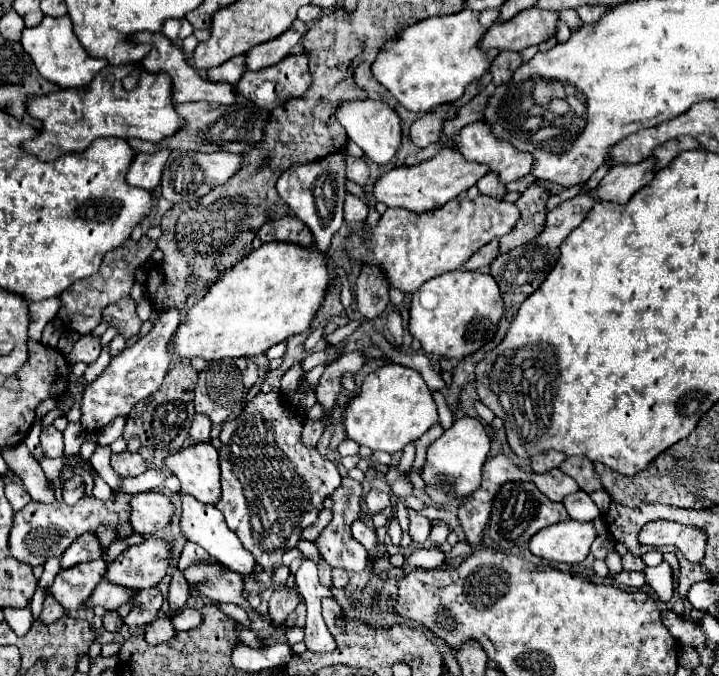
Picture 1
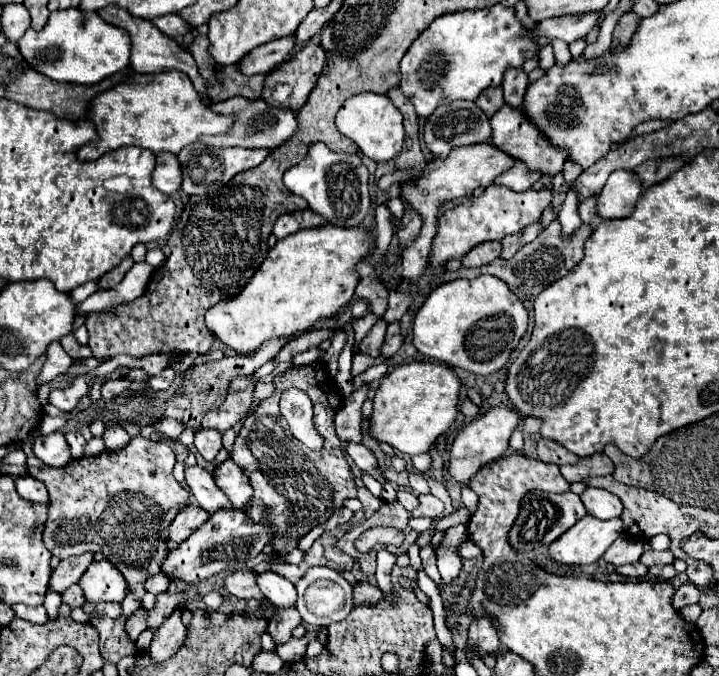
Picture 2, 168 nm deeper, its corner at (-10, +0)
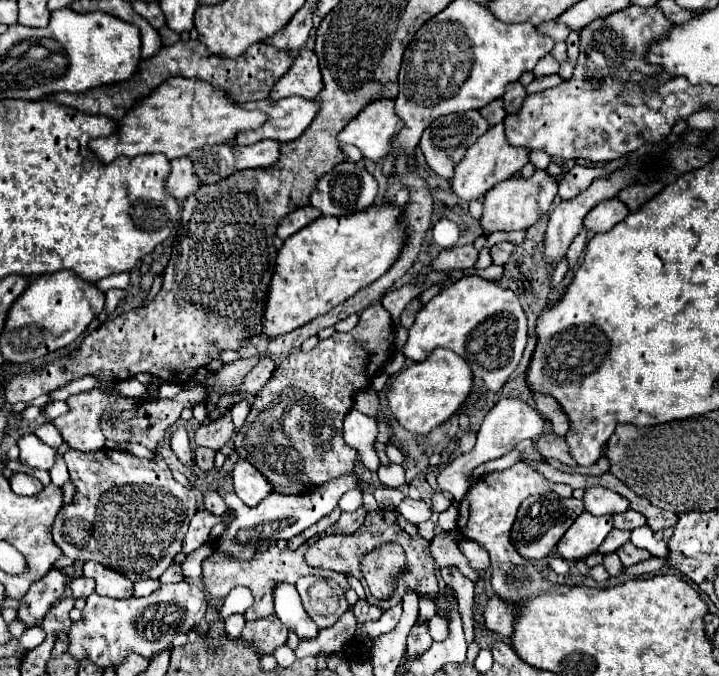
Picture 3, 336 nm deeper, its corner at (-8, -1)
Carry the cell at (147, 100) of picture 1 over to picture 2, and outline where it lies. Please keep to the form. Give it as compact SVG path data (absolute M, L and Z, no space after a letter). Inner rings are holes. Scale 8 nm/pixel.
M160 71L148 75L134 73L134 79L126 79L126 83L120 83L118 87L94 97L94 103L90 103L88 121L92 121L98 131L98 143L96 149L88 149L88 145L78 147L76 157L82 161L94 161L100 155L124 145L144 147L152 153L170 151L178 155L200 135L220 135L228 131L234 119L216 115L208 109L210 107L202 103L188 75L180 71Z

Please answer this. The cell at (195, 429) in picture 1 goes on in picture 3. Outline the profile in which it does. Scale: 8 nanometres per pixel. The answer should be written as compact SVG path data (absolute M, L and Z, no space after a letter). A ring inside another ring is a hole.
M196 448L194 450L194 458L196 458L196 466L202 470L202 472L210 472L214 468L214 456L216 452L210 450L210 448Z

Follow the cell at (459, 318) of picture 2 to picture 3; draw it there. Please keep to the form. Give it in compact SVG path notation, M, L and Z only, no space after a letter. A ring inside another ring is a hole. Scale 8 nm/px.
M480 276L460 278L452 286L444 288L416 314L416 322L408 330L408 340L402 346L402 354L408 360L422 362L434 348L454 350L468 360L476 378L480 378L490 392L498 392L518 368L526 348L526 314L508 288Z

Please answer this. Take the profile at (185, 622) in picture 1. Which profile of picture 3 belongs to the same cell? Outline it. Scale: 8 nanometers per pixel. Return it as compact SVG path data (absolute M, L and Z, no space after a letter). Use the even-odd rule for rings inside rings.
M232 614L232 616L226 618L224 622L226 622L226 632L228 632L228 636L230 636L230 638L238 638L240 632L242 632L242 628L244 628L244 624L246 624L246 618L244 618L244 614Z

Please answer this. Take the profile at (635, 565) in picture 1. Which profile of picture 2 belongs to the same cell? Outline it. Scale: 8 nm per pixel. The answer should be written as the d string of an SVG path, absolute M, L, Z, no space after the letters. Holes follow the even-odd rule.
M648 549L642 553L640 561L646 565L646 567L652 567L652 565L666 565L666 563L672 563L674 561L674 555L670 551L654 551L654 549Z

